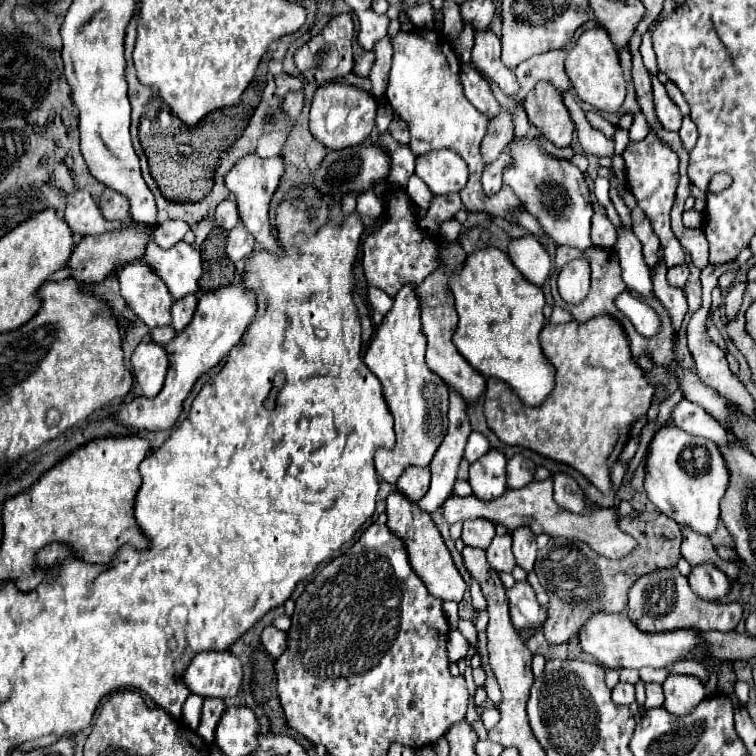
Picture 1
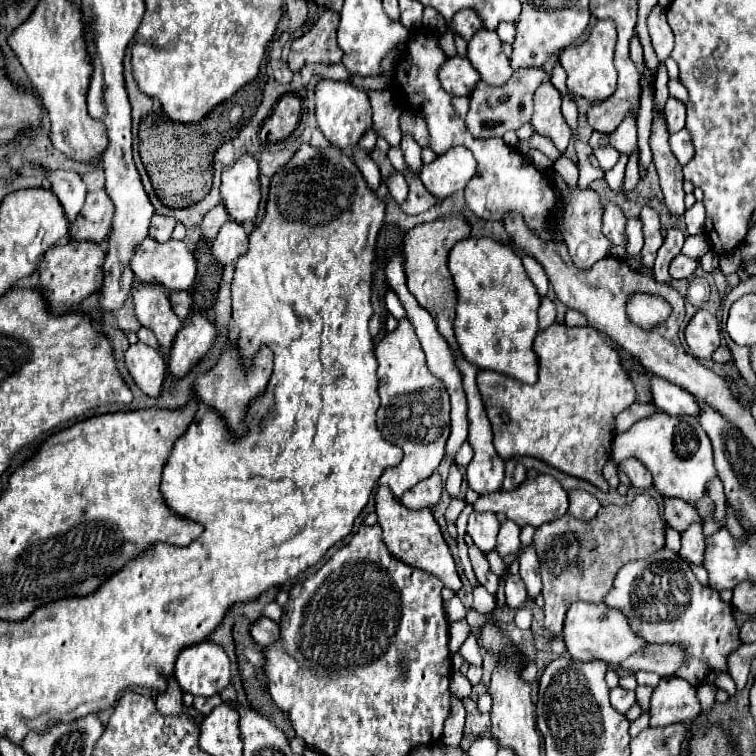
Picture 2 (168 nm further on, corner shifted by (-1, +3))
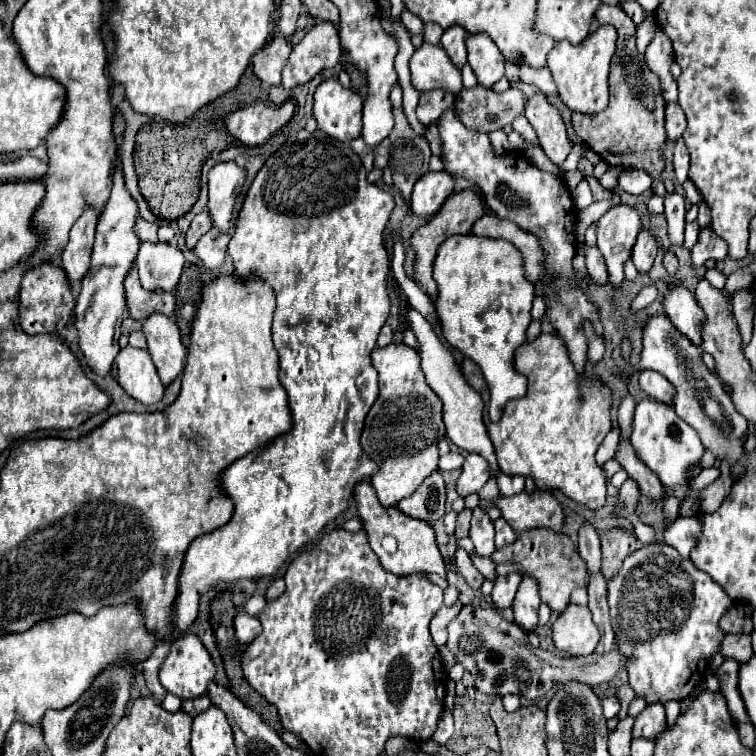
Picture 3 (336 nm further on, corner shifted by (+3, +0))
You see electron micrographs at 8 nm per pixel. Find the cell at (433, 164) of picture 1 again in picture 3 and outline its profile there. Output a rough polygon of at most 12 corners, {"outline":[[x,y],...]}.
{"outline":[[447,171],[425,173],[413,187],[411,211],[437,215],[453,193]]}

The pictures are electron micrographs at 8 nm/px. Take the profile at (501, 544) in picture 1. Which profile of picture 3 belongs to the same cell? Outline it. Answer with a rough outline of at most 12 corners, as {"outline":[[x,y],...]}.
{"outline":[[503,517],[495,521],[495,545],[515,543],[513,527]]}

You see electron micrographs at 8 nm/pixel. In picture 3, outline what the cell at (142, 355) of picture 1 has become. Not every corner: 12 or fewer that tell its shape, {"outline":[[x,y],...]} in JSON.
{"outline":[[131,345],[113,361],[111,377],[127,395],[155,405],[165,387],[149,351]]}

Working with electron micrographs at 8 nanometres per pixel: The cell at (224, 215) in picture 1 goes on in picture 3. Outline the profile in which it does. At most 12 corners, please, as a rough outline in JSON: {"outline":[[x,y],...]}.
{"outline":[[207,211],[195,215],[187,237],[187,247],[193,249],[201,235],[205,235],[213,223]]}

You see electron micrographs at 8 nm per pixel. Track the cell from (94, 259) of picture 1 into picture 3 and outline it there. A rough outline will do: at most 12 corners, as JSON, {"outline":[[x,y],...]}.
{"outline":[[53,263],[21,279],[27,335],[59,335],[73,311],[67,275]]}

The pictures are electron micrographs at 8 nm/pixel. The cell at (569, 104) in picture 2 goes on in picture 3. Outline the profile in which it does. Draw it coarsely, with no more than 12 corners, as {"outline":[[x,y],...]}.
{"outline":[[525,63],[517,67],[521,81],[555,95],[555,85],[547,67],[531,69]]}

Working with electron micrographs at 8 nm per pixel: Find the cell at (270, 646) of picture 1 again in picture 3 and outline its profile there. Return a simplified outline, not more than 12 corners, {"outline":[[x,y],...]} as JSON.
{"outline":[[247,613],[235,617],[235,637],[249,643],[259,635],[261,623]]}

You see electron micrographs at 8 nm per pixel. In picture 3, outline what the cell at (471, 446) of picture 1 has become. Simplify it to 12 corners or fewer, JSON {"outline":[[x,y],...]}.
{"outline":[[447,453],[439,457],[439,471],[461,469],[463,455]]}

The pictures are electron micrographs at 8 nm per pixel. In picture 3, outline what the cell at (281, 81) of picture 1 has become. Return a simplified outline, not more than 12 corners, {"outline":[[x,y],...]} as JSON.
{"outline":[[275,33],[253,55],[253,73],[265,85],[281,85],[291,39]]}

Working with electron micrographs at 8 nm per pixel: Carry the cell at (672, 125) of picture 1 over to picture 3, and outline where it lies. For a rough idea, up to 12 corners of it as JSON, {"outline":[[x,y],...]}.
{"outline":[[667,103],[667,137],[679,139],[687,127],[683,109]]}

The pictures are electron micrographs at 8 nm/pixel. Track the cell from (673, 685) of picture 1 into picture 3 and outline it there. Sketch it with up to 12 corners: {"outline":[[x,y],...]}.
{"outline":[[647,705],[635,719],[633,739],[655,739],[665,729],[663,705]]}

